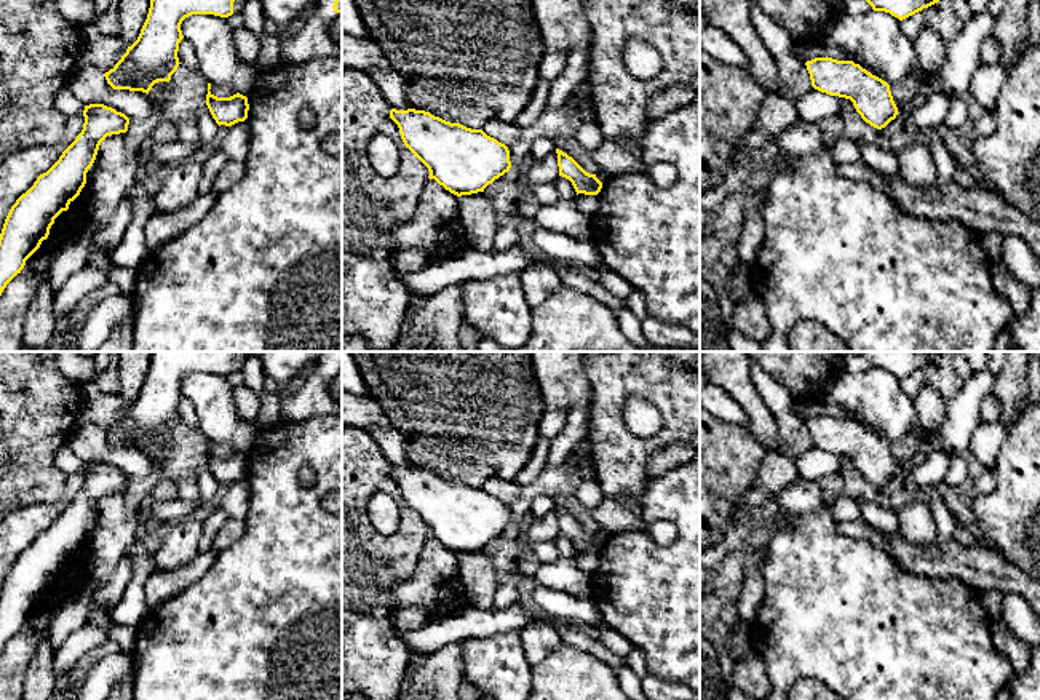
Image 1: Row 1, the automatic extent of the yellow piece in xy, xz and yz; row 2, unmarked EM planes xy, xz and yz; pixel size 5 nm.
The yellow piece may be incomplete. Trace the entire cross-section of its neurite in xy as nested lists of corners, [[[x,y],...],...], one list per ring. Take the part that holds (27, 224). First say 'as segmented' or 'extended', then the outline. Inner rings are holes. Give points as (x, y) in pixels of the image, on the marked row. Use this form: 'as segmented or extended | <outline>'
as segmented | [[[104,104],[85,105],[83,117],[77,139],[16,200],[5,219],[0,233],[0,296],[48,238],[54,219],[80,195],[101,142],[107,136],[126,133],[129,125],[125,113]]]

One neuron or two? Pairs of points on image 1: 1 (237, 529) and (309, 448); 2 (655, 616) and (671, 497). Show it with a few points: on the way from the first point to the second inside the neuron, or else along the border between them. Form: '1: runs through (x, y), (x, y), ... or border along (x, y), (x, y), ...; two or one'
1: border along (245, 521), (242, 536), (219, 550); two
2: runs through (682, 587), (682, 526); one

